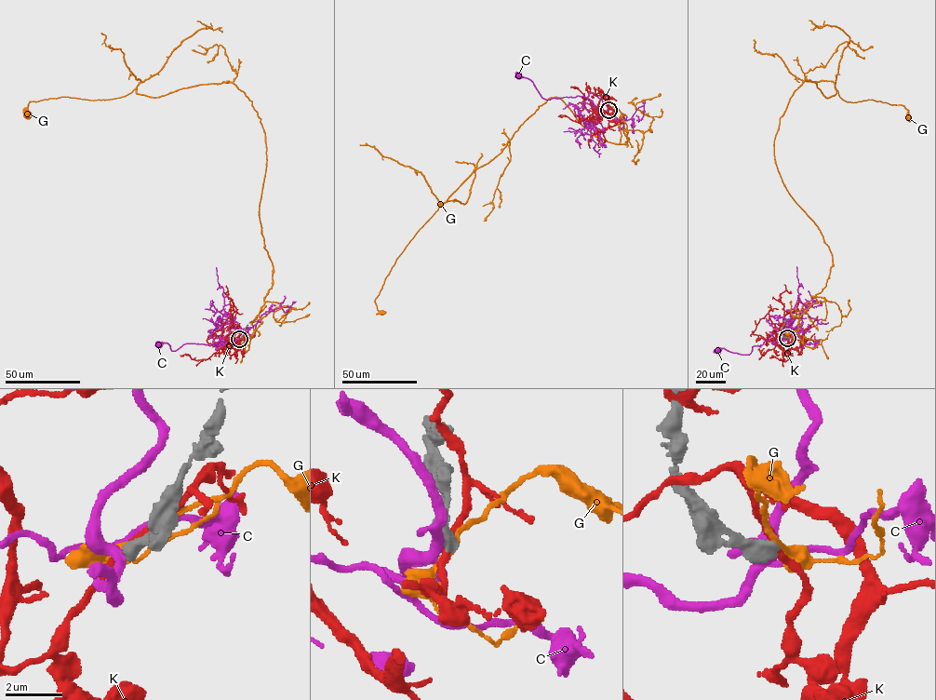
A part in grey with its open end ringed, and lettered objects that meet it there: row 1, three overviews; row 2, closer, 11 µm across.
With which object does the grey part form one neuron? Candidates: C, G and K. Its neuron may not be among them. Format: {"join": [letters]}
{"join": []}

